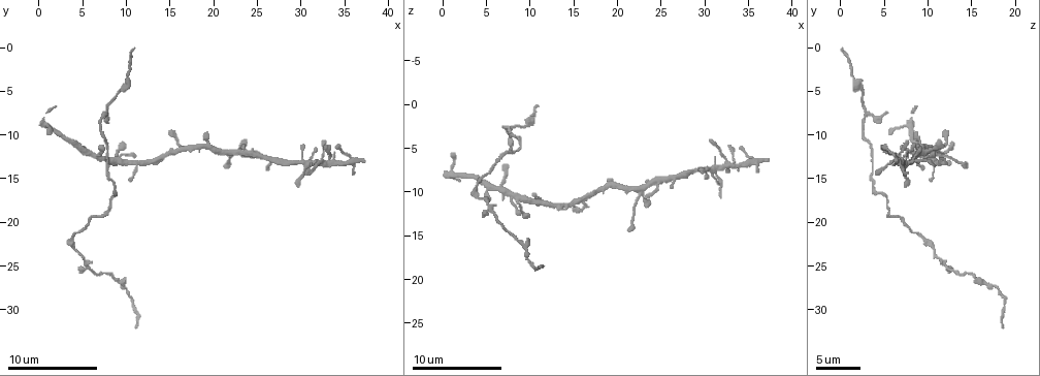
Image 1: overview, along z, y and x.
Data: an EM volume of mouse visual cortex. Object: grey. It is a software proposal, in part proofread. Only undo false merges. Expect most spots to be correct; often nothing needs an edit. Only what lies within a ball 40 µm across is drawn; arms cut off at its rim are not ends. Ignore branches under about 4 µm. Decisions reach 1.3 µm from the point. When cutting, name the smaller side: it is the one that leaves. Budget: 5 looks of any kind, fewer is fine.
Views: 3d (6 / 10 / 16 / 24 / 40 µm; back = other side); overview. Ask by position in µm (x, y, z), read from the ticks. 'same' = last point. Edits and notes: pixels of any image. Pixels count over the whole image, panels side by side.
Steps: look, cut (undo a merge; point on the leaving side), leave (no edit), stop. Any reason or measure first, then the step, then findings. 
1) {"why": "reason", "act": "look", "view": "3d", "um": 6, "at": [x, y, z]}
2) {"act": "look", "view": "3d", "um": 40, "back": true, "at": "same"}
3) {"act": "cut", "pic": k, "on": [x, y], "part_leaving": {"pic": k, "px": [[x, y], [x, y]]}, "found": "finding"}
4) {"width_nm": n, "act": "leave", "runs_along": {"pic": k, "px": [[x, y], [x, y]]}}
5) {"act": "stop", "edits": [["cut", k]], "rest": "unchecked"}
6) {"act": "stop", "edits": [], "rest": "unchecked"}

{"why": "looks like a crossing", "act": "look", "view": "3d", "um": 10, "at": [22.8, 11.6, 10.0]}

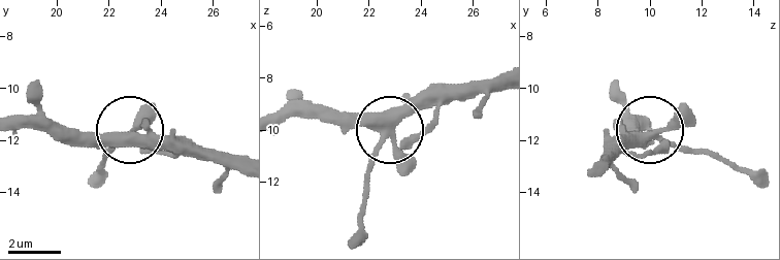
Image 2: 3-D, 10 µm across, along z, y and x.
{"arms": 5, "act": "leave", "runs_along": {"pic": 2, "px": [[649, 124], [636, 124], [707, 155]]}, "found": "continuous, no second neuron"}

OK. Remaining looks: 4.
{"why": "four arms meet", "act": "look", "view": "3d", "um": 16, "at": [32.6, 13.2, 6.4]}

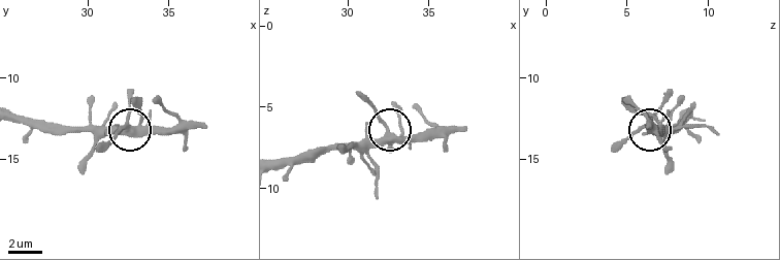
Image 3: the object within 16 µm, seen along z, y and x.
{"act": "look", "view": "3d", "um": 6, "at": [32.5, 13.1, 6.5]}

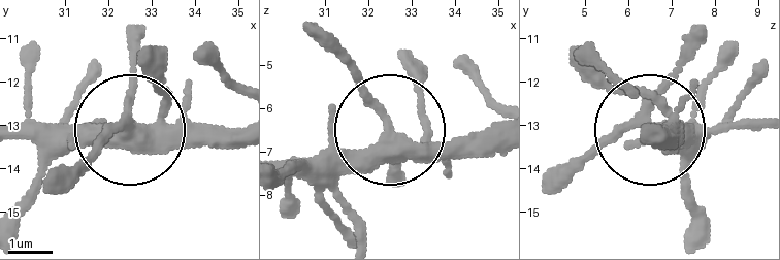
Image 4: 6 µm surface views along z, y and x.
{"arms": 4, "act": "leave", "found": "one neuron here"}

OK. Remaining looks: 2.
{"why": "a narrow waist", "act": "look", "view": "3d", "um": 10, "at": [6.8, 9.0, 2.6]}

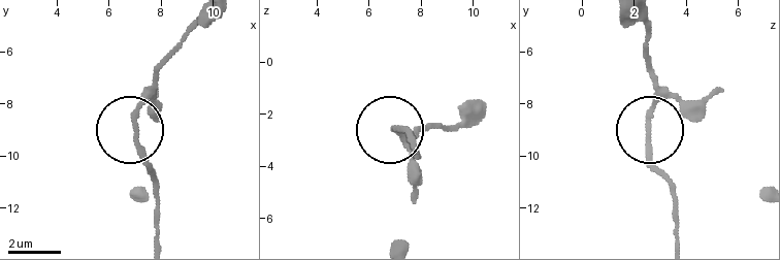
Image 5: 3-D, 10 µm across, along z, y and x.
{"act": "leave", "found": "all the same neuron"}

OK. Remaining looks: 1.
{"act": "stop", "edits": [], "rest": "unchecked"}

